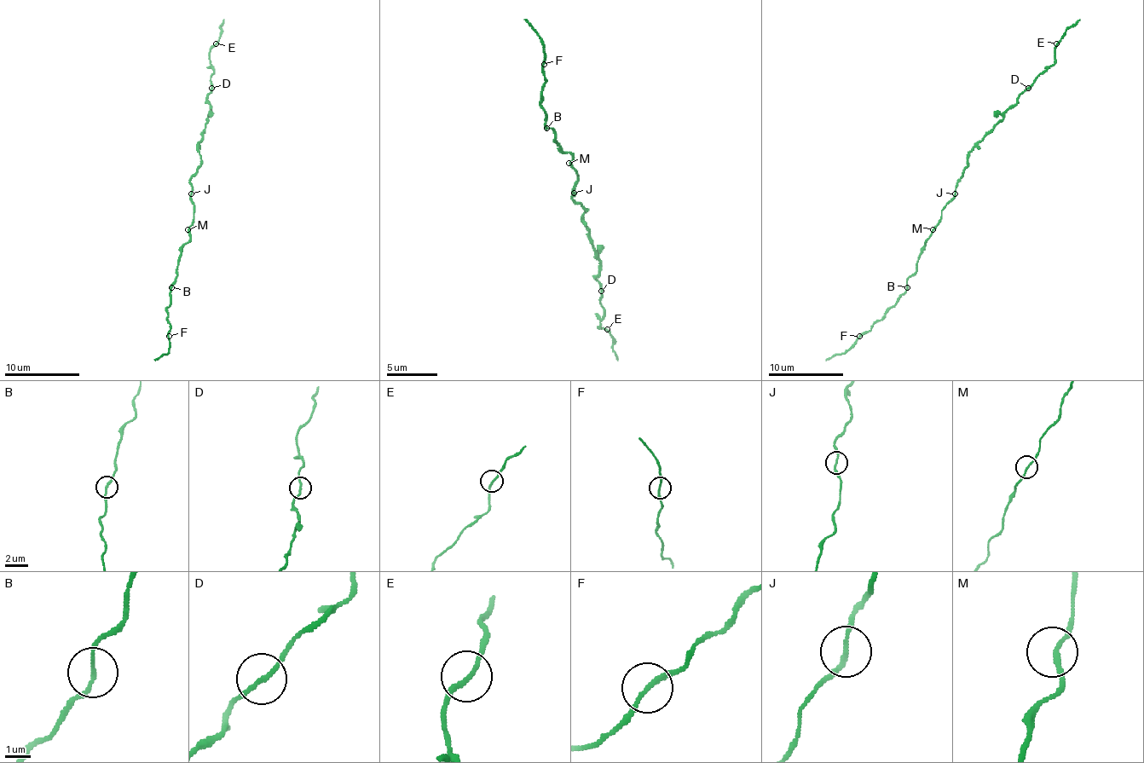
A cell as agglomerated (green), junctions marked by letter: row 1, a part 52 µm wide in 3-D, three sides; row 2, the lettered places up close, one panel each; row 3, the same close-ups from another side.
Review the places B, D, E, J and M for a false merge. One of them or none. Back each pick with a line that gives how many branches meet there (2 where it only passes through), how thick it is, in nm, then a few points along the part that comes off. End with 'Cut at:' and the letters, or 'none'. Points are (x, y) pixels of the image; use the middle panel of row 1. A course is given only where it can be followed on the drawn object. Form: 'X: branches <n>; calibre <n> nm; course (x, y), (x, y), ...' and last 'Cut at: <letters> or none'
B: branches 2; calibre 150 nm; course (546, 127), (546, 112), (541, 105), (541, 87), (546, 82), (544, 49), (539, 34), (523, 19)
Cut at: B

